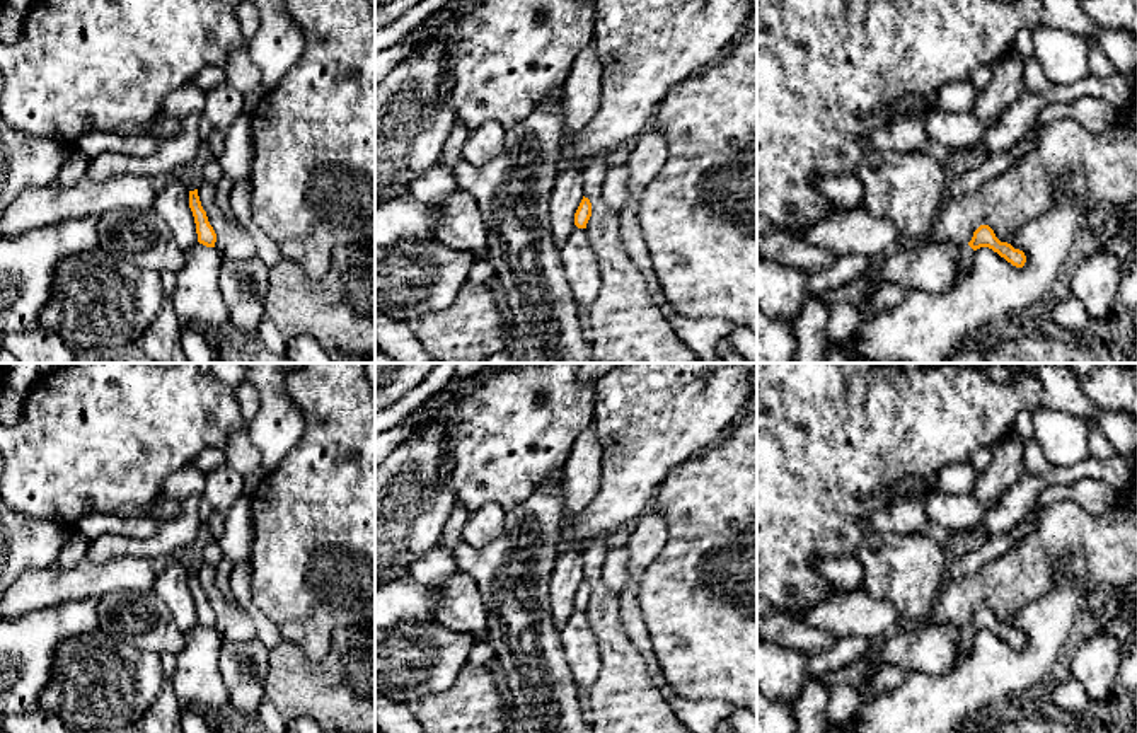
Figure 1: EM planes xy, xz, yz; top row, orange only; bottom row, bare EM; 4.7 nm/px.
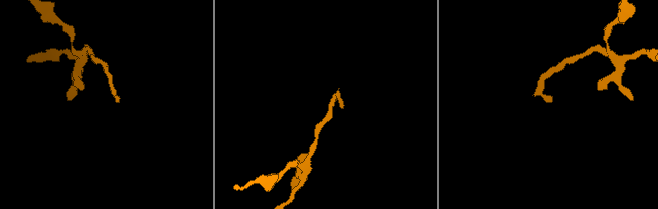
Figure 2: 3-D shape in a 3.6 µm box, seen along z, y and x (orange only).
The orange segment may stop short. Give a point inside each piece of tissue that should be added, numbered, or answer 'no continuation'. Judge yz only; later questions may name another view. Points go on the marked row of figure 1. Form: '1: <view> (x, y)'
1: yz (963, 263)

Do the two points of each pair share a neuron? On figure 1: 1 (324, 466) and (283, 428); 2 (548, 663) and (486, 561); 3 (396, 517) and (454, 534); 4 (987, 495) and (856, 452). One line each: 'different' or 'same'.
1: different
2: same
3: different
4: different

